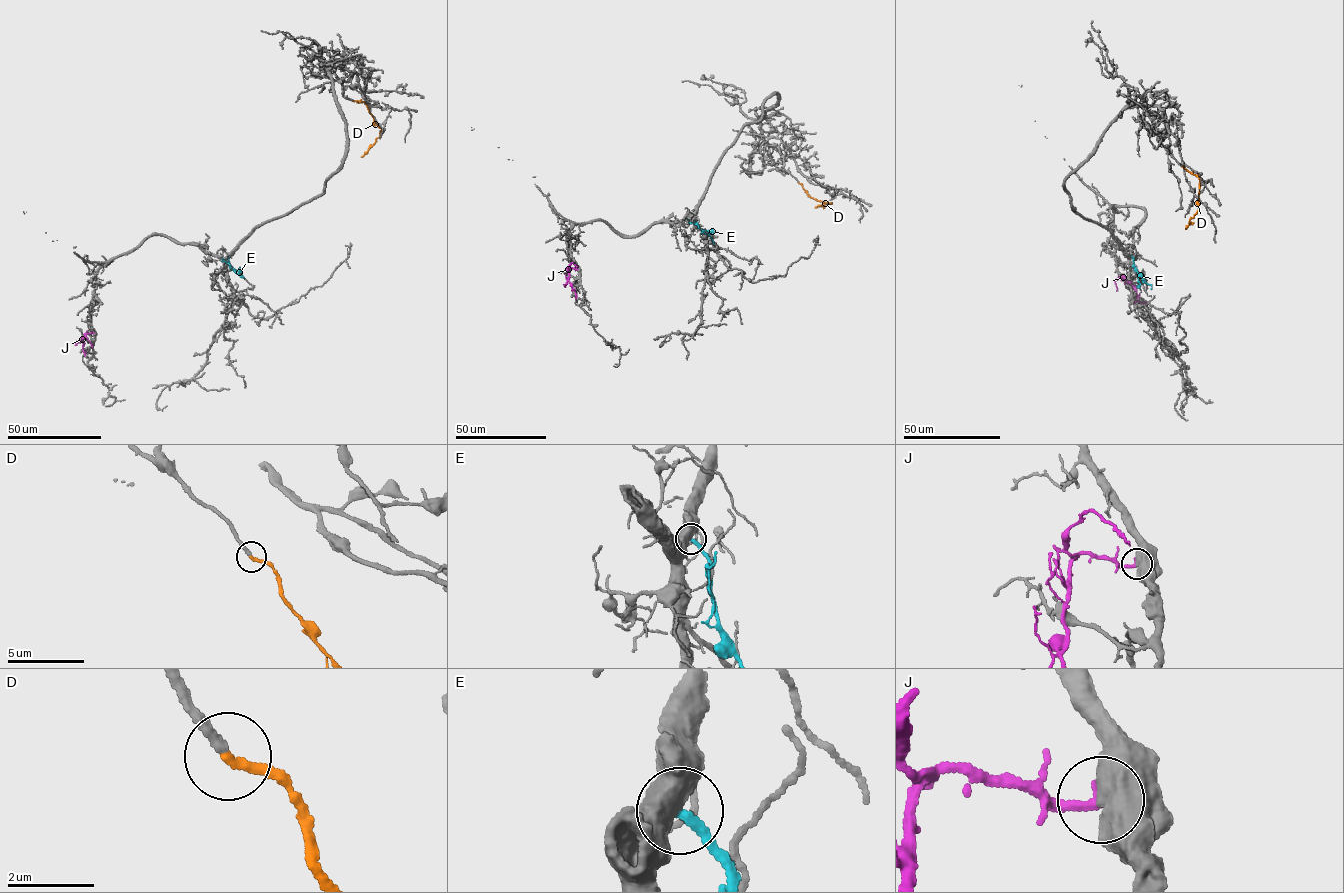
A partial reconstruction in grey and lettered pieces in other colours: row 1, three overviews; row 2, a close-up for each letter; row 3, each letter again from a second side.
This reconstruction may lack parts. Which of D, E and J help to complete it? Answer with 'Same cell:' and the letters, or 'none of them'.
Same cell: D

